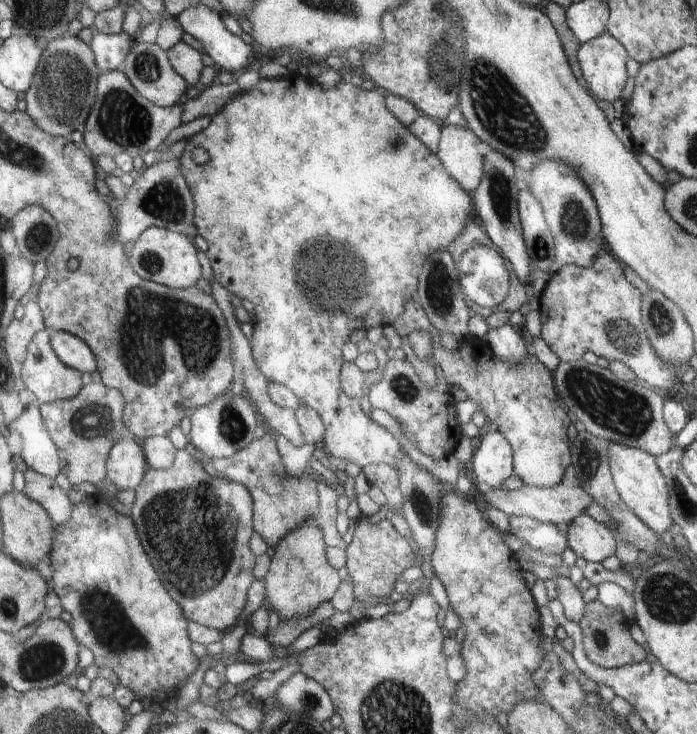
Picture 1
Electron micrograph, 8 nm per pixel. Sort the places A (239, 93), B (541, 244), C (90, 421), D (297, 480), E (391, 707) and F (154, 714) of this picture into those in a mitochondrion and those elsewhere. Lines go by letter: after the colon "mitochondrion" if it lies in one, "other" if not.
A: other
B: mitochondrion
C: mitochondrion
D: other
E: mitochondrion
F: other

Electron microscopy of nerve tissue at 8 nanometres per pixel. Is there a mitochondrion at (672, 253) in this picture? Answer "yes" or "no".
no

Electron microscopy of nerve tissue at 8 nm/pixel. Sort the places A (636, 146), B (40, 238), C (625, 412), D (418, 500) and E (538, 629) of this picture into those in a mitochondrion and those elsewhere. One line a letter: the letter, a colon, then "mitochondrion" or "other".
A: other
B: mitochondrion
C: mitochondrion
D: mitochondrion
E: other

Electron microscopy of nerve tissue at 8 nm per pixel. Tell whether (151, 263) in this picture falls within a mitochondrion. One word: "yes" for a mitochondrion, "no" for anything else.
yes

